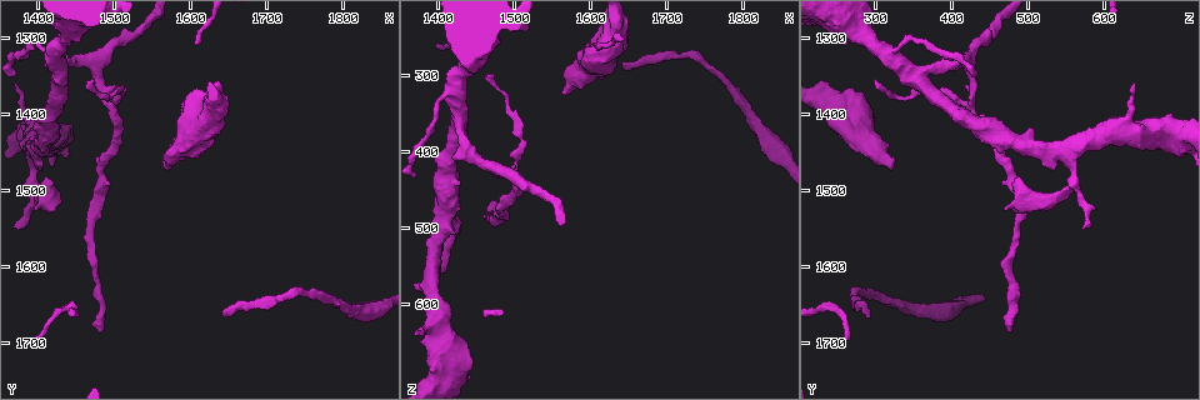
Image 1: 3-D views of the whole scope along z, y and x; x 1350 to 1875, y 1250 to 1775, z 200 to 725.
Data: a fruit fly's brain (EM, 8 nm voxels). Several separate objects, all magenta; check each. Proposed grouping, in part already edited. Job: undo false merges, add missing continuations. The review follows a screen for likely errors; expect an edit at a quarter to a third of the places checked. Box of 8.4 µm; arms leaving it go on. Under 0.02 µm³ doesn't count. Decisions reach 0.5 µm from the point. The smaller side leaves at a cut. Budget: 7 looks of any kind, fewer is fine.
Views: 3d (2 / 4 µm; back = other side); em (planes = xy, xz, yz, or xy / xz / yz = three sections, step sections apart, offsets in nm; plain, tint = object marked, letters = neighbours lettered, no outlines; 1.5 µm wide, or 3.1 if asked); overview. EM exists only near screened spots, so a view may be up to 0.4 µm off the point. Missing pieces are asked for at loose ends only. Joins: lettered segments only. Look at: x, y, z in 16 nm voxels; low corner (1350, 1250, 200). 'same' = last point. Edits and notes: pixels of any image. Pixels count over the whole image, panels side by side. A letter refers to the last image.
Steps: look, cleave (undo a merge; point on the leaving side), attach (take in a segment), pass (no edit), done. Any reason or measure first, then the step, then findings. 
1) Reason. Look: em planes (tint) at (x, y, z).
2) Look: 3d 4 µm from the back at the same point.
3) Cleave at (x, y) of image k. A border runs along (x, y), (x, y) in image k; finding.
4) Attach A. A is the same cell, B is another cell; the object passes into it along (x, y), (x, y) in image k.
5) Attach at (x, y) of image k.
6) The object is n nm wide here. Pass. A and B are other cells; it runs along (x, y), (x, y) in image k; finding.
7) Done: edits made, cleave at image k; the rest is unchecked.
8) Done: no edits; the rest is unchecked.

Side arm on a straight run. Look: 3d 2 µm at (1495, 1390, 430).

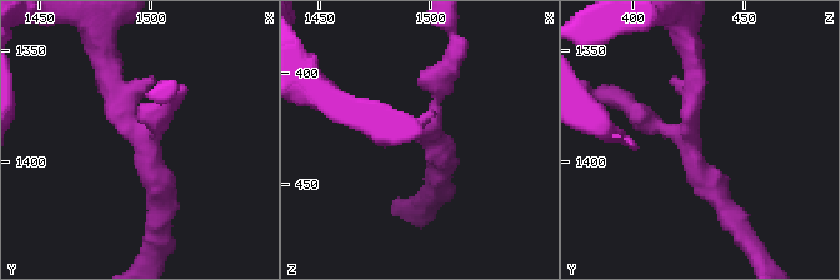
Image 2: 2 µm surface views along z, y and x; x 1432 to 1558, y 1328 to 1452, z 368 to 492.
3 arms meet here. Look: em yz step 8 (letters) at (1495, 1389, 426).

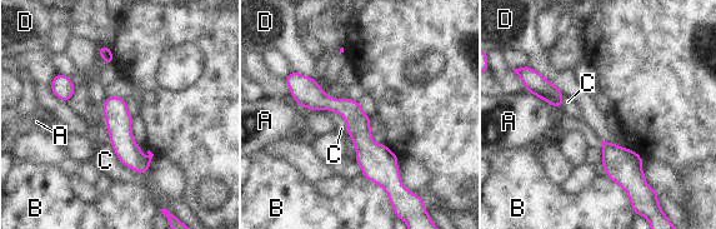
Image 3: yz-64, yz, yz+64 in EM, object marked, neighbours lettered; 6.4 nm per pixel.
The object is 150 nm wide here. Pass. A, B, C and D are other cells; it runs along (293, 86), (340, 105), (396, 177) in image 3; continuous, no second cell.

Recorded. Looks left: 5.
Thick end. Look: 3d 4 µm at (1560, 1465, 325).

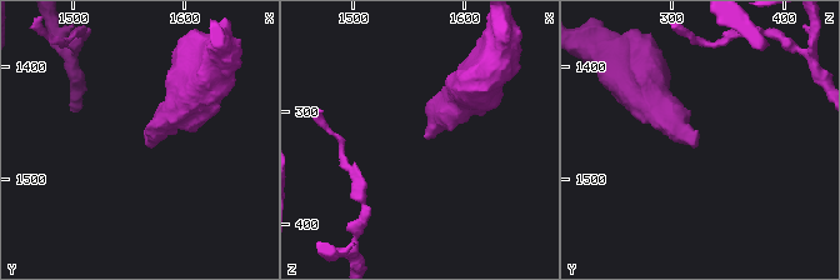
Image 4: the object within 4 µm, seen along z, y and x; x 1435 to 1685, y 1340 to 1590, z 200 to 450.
Look: em xy step 8 (letters) at (1564, 1468, 322).

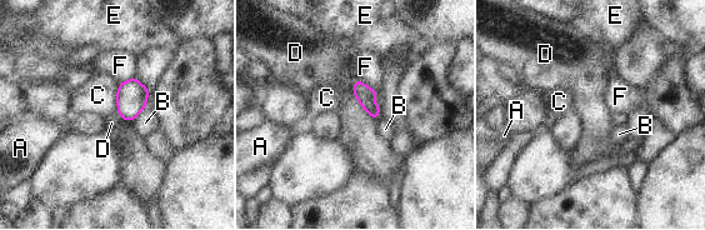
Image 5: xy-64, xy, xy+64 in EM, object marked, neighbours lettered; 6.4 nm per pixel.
Cut it another way. Look: em planes (letters) at the same point.

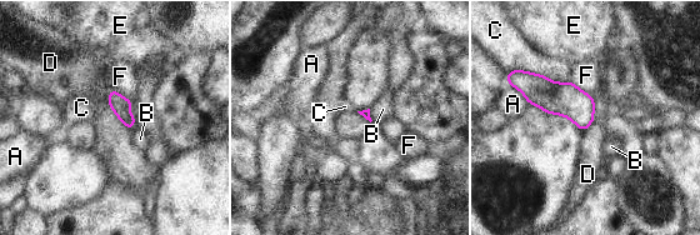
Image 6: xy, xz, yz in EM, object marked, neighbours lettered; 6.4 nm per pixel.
The longest contact is with C, 320 nm. Pass. A, B, C, D, E and F are other cells; a border runs along (110, 89), (108, 105), (130, 130) in image 6; no lettered segment goes on from it.

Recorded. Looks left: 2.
Look: em xz step 4 (letters) at (1640, 1665, 285).

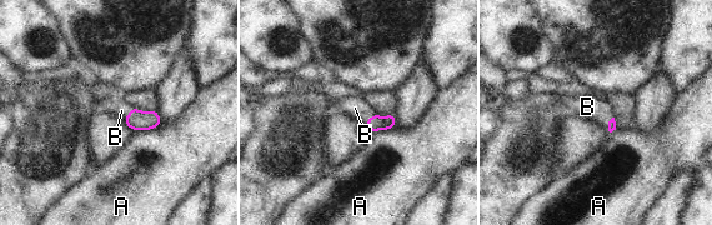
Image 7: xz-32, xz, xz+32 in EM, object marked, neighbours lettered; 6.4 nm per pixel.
Another direction. Look: em planes (letters) at the same point.

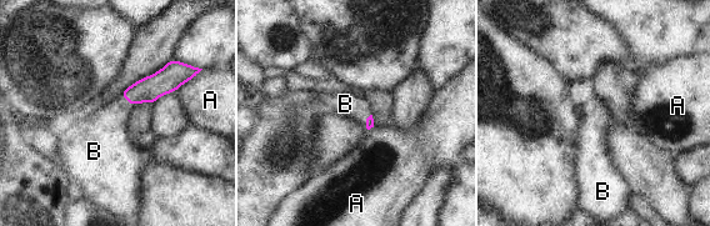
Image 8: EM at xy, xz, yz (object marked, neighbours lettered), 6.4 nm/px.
Attach B. B is the same cell, A is another cell; it goes on there.

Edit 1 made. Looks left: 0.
Done: edits made, attach at image 8; the rest is unchecked.

